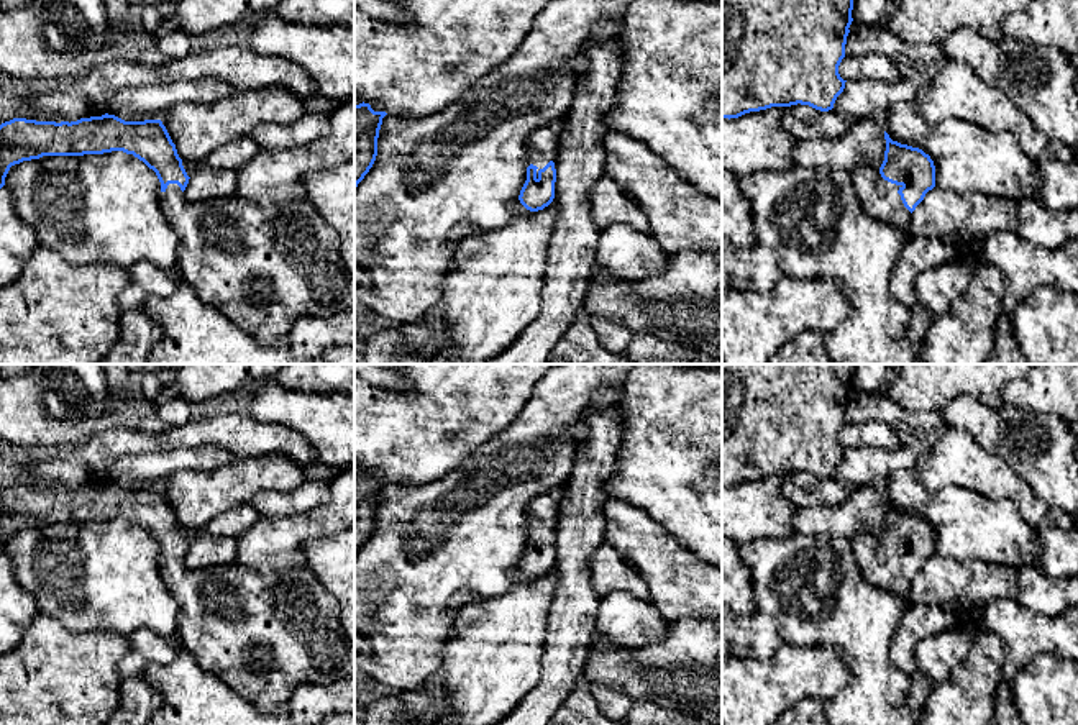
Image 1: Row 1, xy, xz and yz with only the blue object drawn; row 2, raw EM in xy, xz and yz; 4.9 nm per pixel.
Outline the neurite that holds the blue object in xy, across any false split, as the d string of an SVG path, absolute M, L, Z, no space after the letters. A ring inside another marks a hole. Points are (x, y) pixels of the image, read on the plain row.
M115 482L80 486L77 489L36 489L13 486L0 492L0 556L11 533L43 523L84 523L123 518L153 536L161 549L161 576L179 604L177 635L197 666L228 684L240 697L263 712L285 705L302 684L330 684L354 671L354 645L340 625L340 604L307 568L261 572L241 563L189 569L184 558L189 543L161 487L125 489Z

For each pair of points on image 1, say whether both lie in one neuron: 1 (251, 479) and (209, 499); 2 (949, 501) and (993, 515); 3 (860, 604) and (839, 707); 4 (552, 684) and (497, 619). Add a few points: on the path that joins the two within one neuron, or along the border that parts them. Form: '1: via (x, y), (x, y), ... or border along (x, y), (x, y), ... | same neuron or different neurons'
1: via (242, 479), (219, 491) | same neuron
2: via (960, 512), (963, 515), (982, 515) | same neuron
3: via (860, 630), (862, 681) | same neuron
4: border along (545, 633), (540, 681), (519, 704) | different neurons

